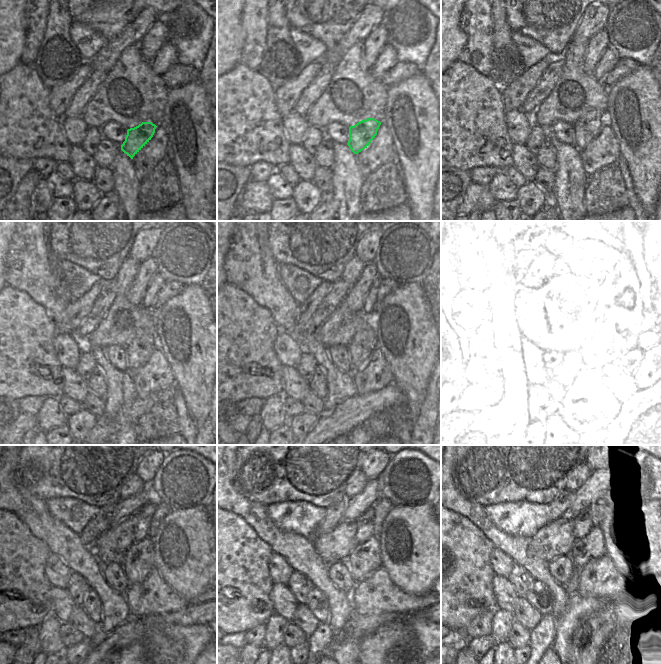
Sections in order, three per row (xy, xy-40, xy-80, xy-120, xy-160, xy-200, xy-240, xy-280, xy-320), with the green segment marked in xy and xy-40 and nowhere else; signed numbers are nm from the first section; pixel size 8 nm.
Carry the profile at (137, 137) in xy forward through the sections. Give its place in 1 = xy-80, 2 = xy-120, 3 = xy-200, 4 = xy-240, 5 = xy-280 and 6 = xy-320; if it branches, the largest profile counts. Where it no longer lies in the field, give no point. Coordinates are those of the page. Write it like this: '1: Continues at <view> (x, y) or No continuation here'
1: Continues at xy-80 (587, 128)
2: Continues at xy-120 (139, 350)
3: Continues at xy-200 (586, 342)
4: Continues at xy-240 (138, 561)
5: Continues at xy-280 (365, 558)
6: Continues at xy-320 (590, 548)

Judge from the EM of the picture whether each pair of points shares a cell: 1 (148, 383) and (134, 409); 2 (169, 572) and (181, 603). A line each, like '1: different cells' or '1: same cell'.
1: different cells
2: different cells

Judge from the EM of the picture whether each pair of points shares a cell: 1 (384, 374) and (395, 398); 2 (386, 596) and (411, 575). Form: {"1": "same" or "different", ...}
{"1": "different", "2": "different"}

